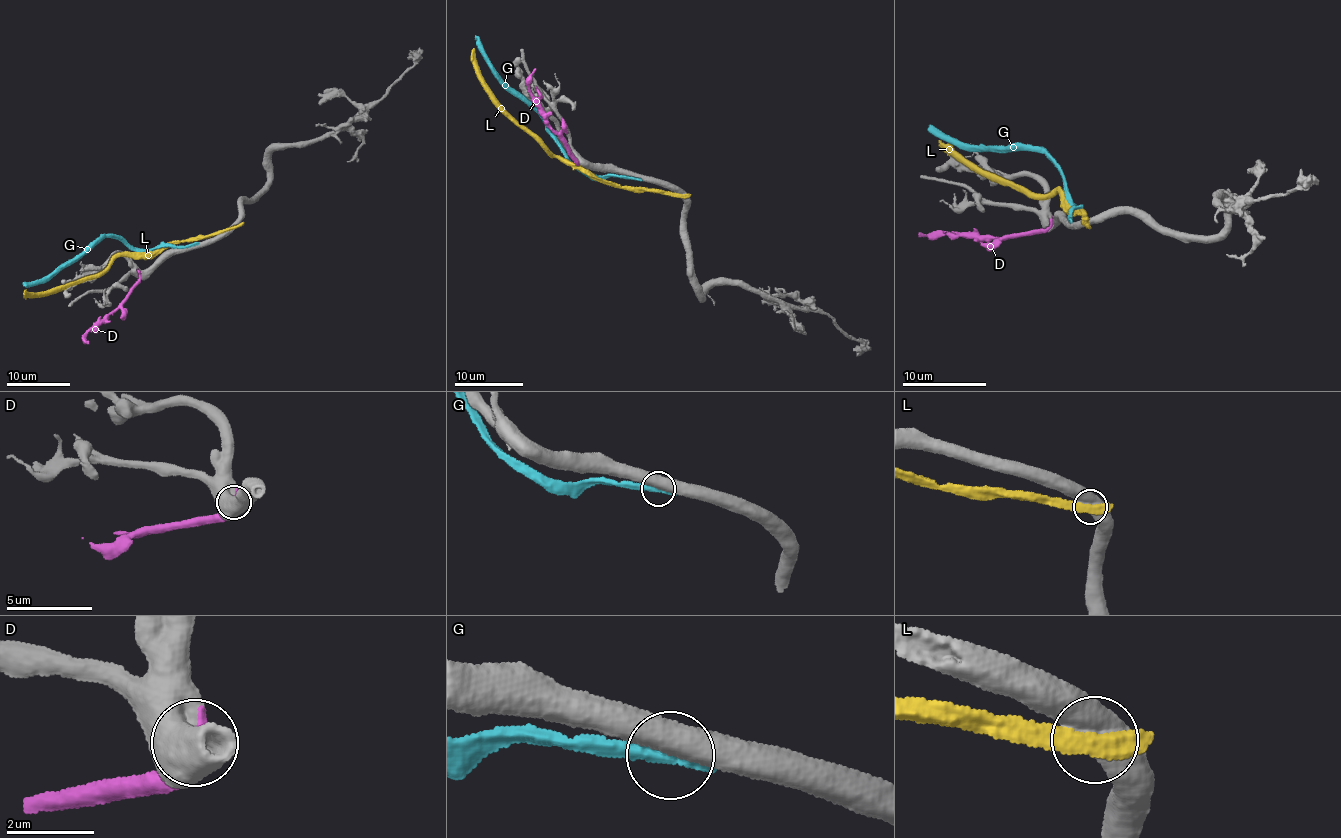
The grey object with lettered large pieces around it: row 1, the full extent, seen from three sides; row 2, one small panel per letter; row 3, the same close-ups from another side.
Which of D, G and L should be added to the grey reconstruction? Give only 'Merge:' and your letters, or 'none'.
Merge: D

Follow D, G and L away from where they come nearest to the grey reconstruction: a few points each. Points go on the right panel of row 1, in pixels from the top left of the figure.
D: (1050, 223), (1037, 230), (989, 240), (960, 233), (919, 233)
G: (1069, 220), (1075, 205), (1057, 169), (1045, 154), (1010, 144), (983, 148), (966, 146), (936, 136), (929, 125)
L: (1087, 224), (1086, 210), (1071, 209), (1066, 196), (1056, 190), (1043, 194), (1032, 193), (968, 167), (939, 140)

